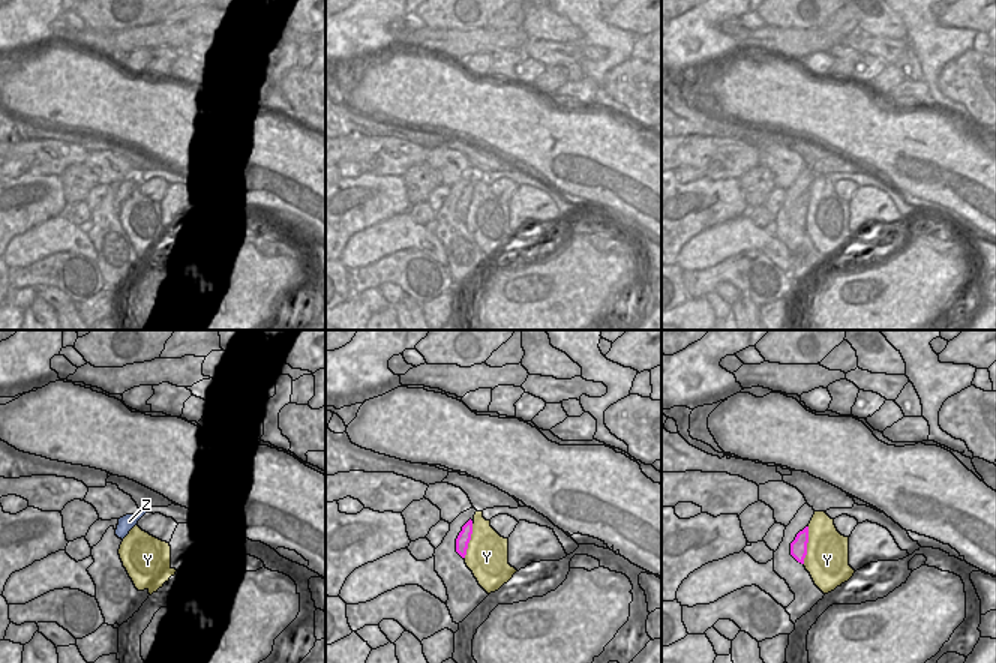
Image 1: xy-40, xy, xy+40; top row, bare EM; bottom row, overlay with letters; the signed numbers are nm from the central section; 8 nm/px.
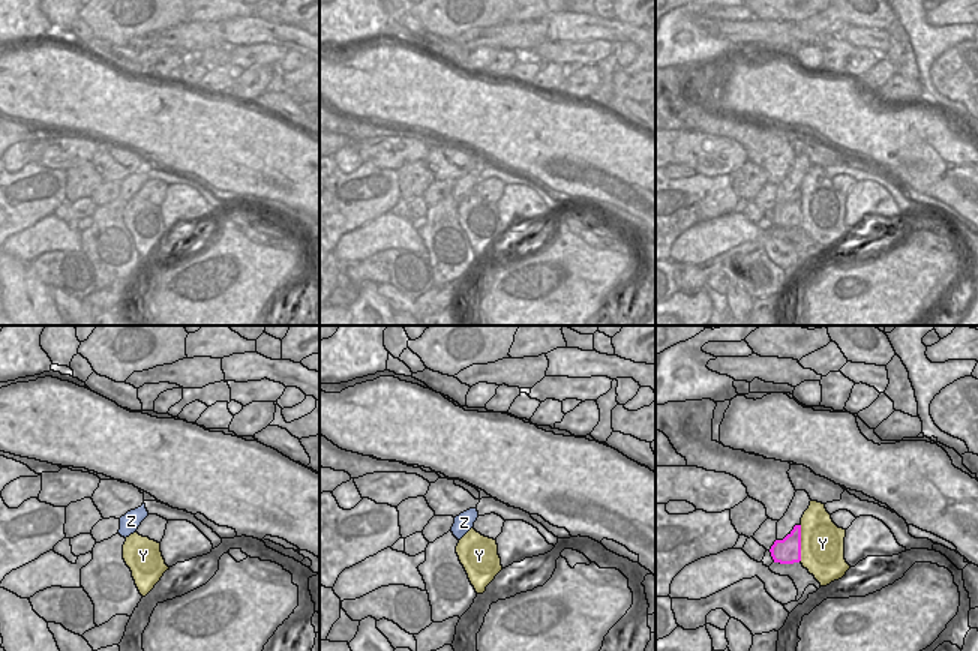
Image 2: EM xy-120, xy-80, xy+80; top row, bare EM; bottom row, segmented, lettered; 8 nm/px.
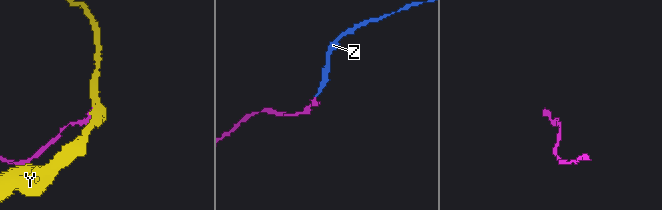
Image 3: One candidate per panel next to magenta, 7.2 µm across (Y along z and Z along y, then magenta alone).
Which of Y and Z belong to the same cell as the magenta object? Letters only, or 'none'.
Z

